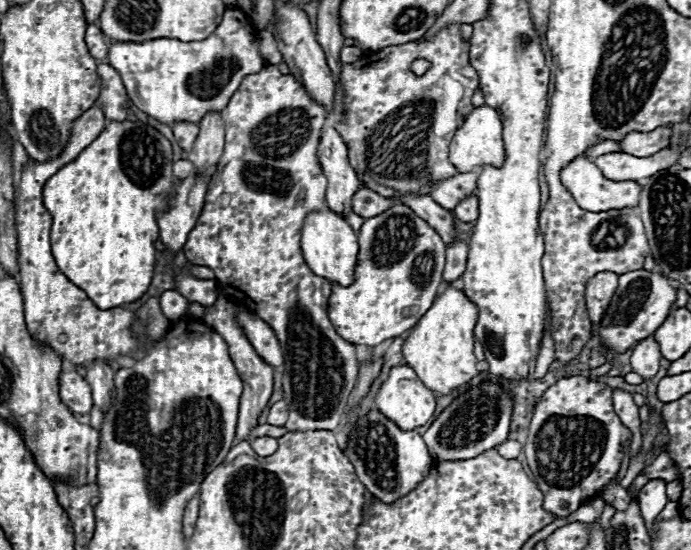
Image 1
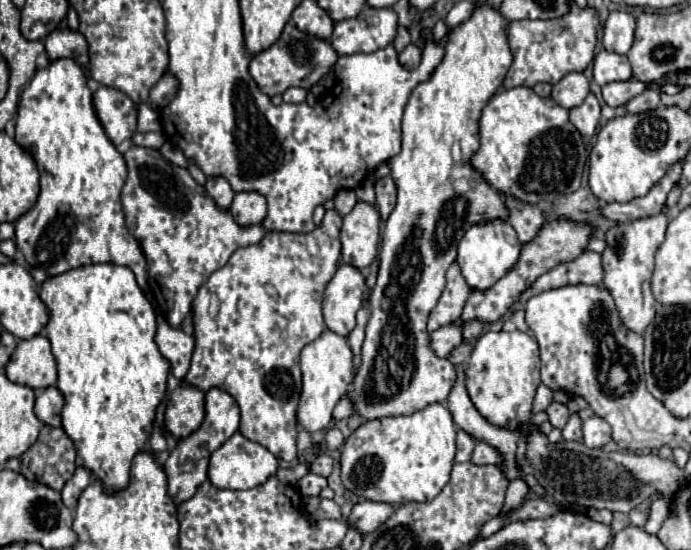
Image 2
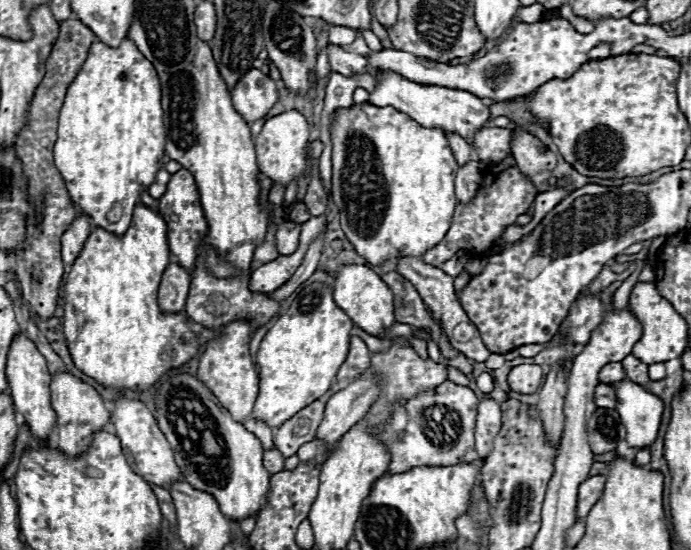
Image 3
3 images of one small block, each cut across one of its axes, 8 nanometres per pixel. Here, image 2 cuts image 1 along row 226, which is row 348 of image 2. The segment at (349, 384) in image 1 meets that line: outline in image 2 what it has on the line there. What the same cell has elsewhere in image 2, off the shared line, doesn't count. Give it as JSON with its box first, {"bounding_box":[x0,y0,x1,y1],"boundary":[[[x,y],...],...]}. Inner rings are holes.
{"bounding_box":[184,210,342,462],"boundary":[[[326,210],[320,226],[308,234],[268,232],[258,244],[238,248],[226,266],[216,270],[194,298],[194,354],[184,384],[200,388],[202,392],[212,386],[228,392],[240,406],[240,432],[242,436],[266,446],[274,456],[292,462],[298,456],[298,400],[302,392],[302,376],[298,356],[302,348],[324,332],[322,296],[324,288],[334,276],[340,262],[340,228],[342,218],[336,210]],[[216,298],[218,310],[212,314],[210,304]]]}

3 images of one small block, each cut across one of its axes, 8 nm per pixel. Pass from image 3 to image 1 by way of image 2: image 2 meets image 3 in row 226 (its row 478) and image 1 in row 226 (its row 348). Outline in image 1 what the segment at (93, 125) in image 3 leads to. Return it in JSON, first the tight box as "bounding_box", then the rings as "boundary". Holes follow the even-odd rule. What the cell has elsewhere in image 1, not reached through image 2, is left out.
{"bounding_box":[44,120,174,310],"boundary":[[[142,120],[110,122],[74,162],[60,168],[44,186],[44,206],[54,218],[50,242],[56,264],[100,310],[138,300],[152,280],[156,264],[154,242],[158,240],[156,214],[168,210],[174,194],[172,162],[172,146],[156,128]]]}

